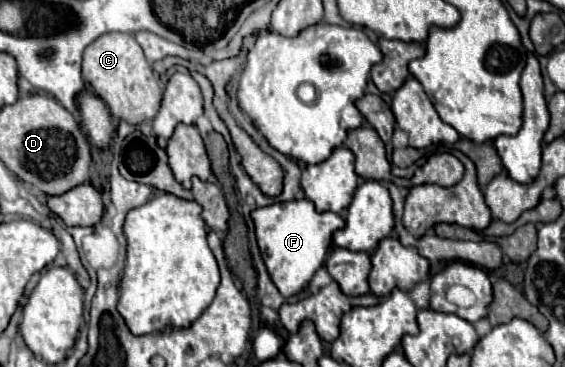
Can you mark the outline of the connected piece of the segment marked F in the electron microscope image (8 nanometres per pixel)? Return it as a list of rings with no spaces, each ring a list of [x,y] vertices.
[[[309,200],[279,202],[253,210],[257,242],[273,284],[283,296],[293,296],[307,286],[313,272],[323,266],[331,246],[331,234],[343,228],[343,218],[335,212],[317,212]]]

